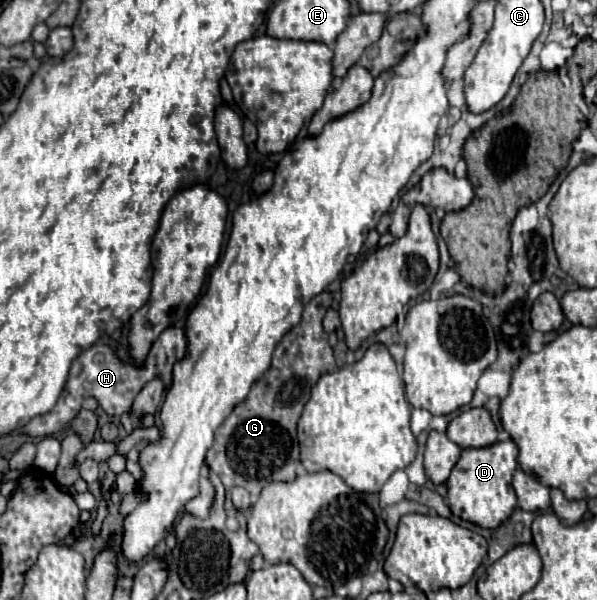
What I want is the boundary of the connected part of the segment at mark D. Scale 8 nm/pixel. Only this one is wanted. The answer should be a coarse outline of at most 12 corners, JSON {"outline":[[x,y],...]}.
{"outline":[[512,439],[464,449],[450,511],[496,529],[516,507]]}

